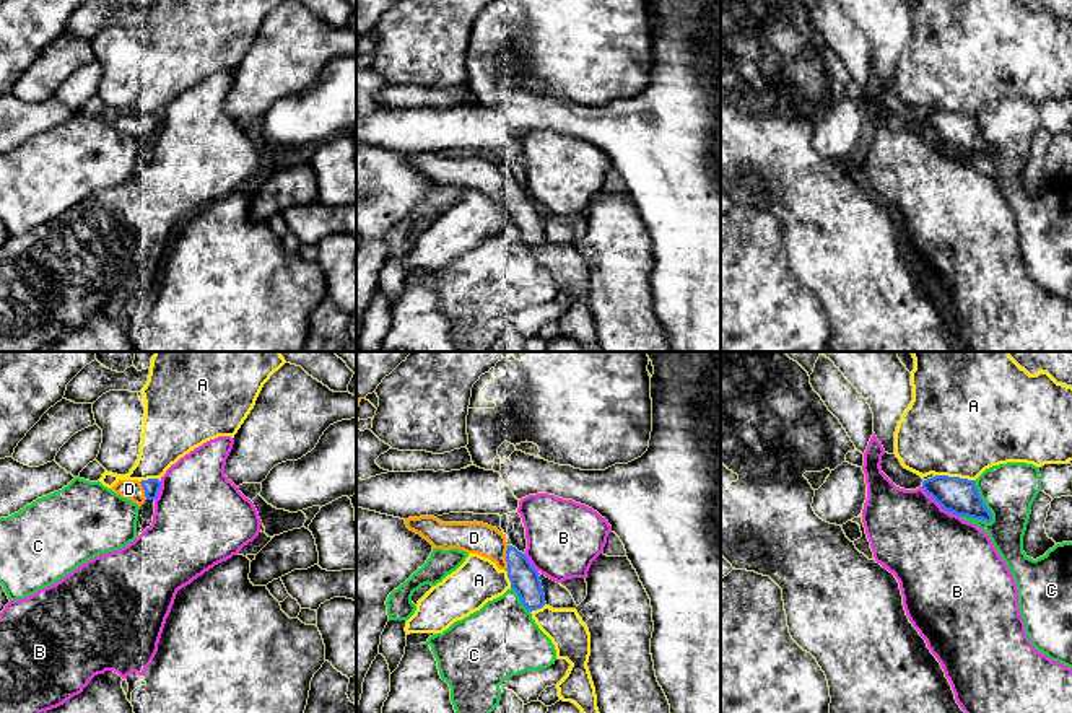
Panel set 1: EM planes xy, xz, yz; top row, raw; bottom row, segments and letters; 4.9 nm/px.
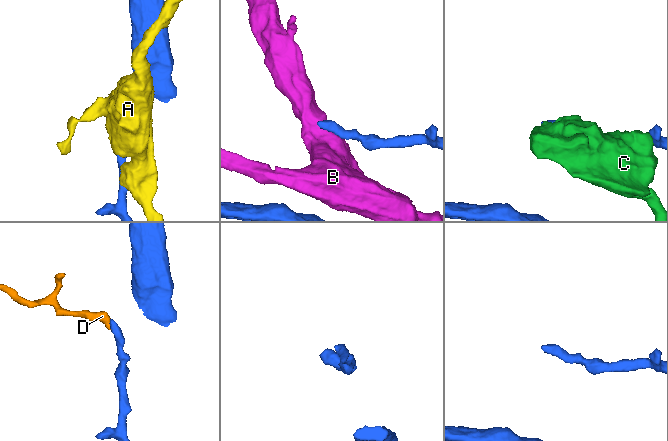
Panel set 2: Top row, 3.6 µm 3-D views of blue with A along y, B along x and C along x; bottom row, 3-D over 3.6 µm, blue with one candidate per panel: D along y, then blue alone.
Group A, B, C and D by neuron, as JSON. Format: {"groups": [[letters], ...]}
{"groups": [["A"], ["B"], ["C"], ["D"]]}

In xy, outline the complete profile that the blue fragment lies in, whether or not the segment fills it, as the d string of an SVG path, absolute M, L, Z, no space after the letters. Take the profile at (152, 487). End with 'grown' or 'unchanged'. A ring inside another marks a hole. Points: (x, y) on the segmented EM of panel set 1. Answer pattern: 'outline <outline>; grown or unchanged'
outline M158 479L148 480L119 480L111 490L142 506L146 500L156 500L161 488Z; grown

